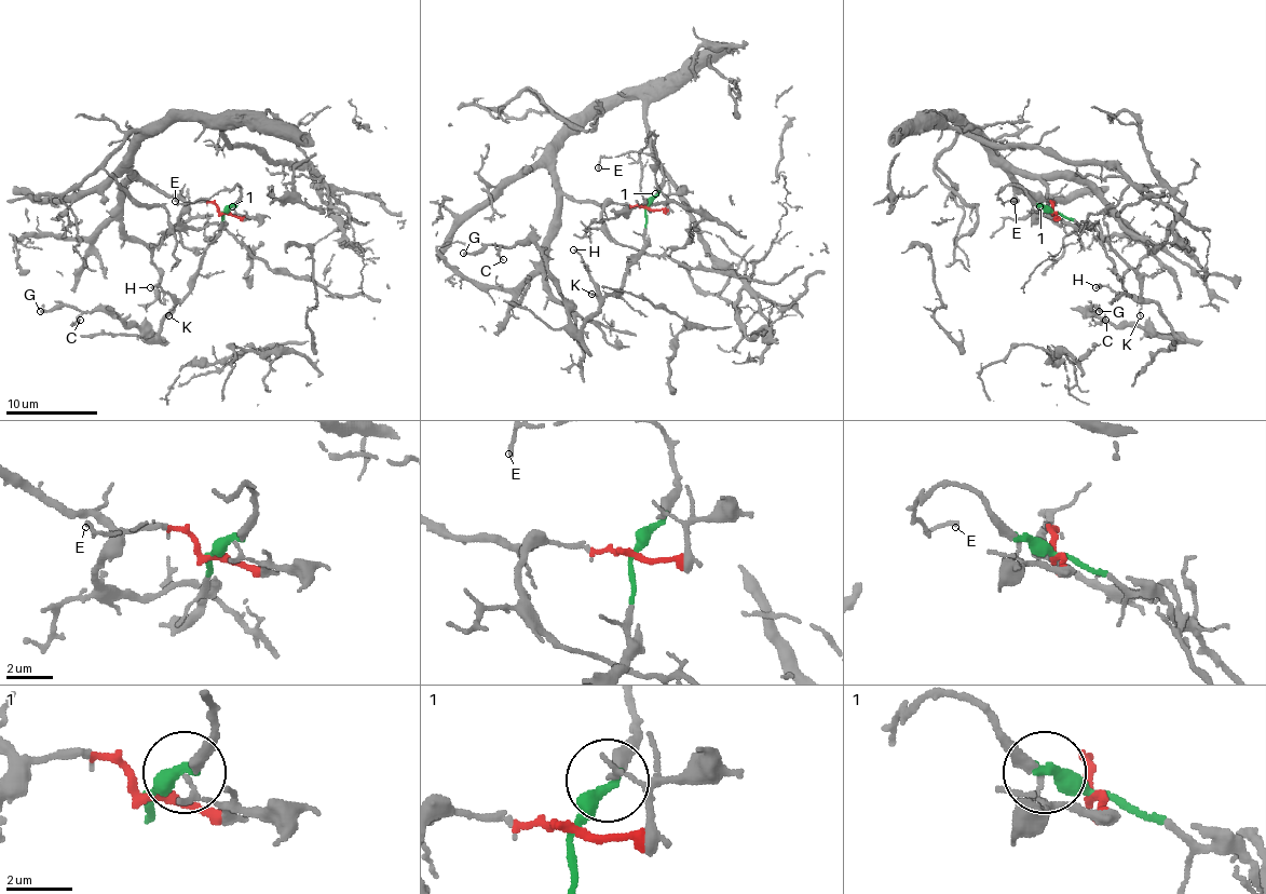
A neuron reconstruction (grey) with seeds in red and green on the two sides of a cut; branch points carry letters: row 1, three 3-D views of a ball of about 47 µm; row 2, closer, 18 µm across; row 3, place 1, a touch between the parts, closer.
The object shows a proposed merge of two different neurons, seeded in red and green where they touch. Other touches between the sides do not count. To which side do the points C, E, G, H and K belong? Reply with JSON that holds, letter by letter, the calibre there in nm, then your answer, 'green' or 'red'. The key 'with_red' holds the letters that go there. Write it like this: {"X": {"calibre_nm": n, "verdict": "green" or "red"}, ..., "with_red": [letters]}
{"C": {"calibre_nm": 150, "verdict": "green"}, "E": {"calibre_nm": 170, "verdict": "green"}, "G": {"calibre_nm": 240, "verdict": "green"}, "H": {"calibre_nm": 170, "verdict": "green"}, "K": {"calibre_nm": 110, "verdict": "green"}, "with_red": []}

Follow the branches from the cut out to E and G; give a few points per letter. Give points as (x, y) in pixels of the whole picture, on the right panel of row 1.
E: (1053, 211), (1045, 211), (1021, 188), (1005, 186), (998, 190), (1003, 204), (1015, 202)
G: (1053, 211), (1108, 245), (1173, 337), (1106, 323), (1088, 310), (1100, 312)

